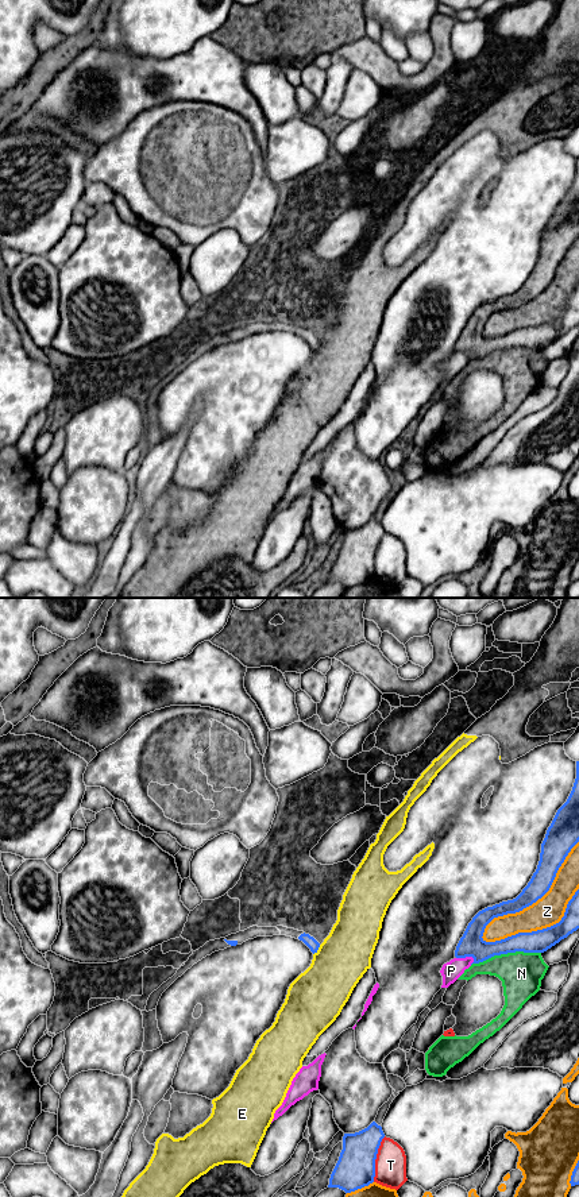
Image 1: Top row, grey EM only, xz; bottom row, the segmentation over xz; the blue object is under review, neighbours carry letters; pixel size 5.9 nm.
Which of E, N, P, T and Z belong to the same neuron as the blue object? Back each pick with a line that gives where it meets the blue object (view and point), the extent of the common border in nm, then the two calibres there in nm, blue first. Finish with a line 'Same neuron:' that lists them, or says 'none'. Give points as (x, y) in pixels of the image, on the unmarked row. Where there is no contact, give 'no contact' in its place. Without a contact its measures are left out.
Same neuron: none

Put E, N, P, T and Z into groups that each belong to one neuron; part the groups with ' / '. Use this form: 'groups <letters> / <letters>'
groups E / N Z / P / T

